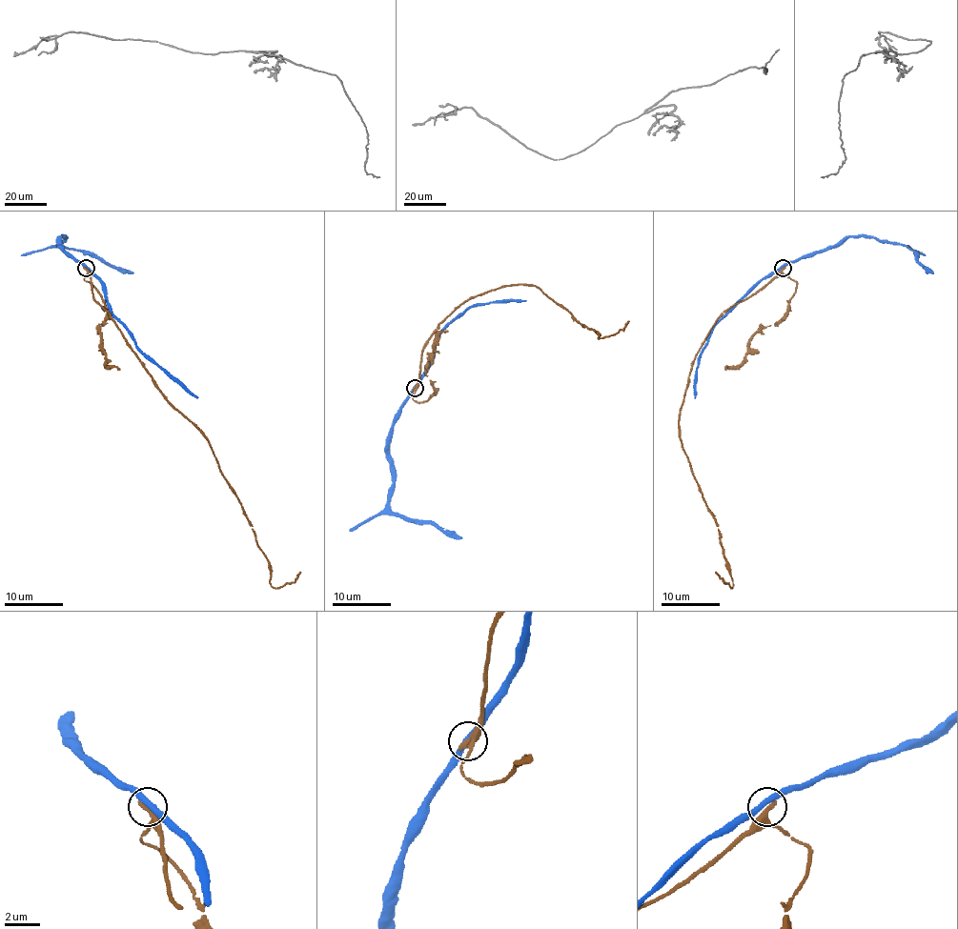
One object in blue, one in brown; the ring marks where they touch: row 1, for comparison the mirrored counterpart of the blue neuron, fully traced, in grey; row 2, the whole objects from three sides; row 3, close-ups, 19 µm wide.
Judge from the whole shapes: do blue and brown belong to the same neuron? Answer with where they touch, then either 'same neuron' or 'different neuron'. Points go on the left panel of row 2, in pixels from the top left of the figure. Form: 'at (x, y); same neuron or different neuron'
at (86, 268); different neuron

